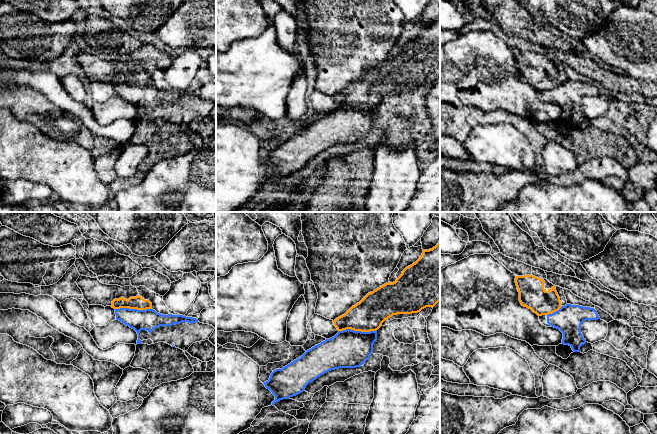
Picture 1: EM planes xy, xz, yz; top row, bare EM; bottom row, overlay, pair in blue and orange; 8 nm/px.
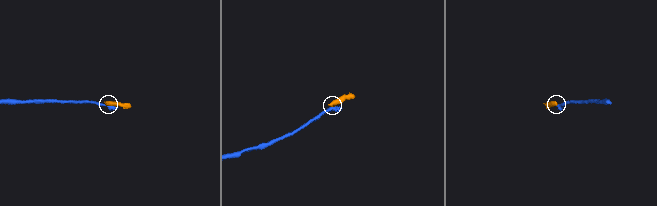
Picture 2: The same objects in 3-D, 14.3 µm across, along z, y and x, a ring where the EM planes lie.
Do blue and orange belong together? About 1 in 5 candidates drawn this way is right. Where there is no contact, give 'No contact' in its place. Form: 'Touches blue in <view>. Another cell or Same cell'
Touches blue in xz. Another cell

